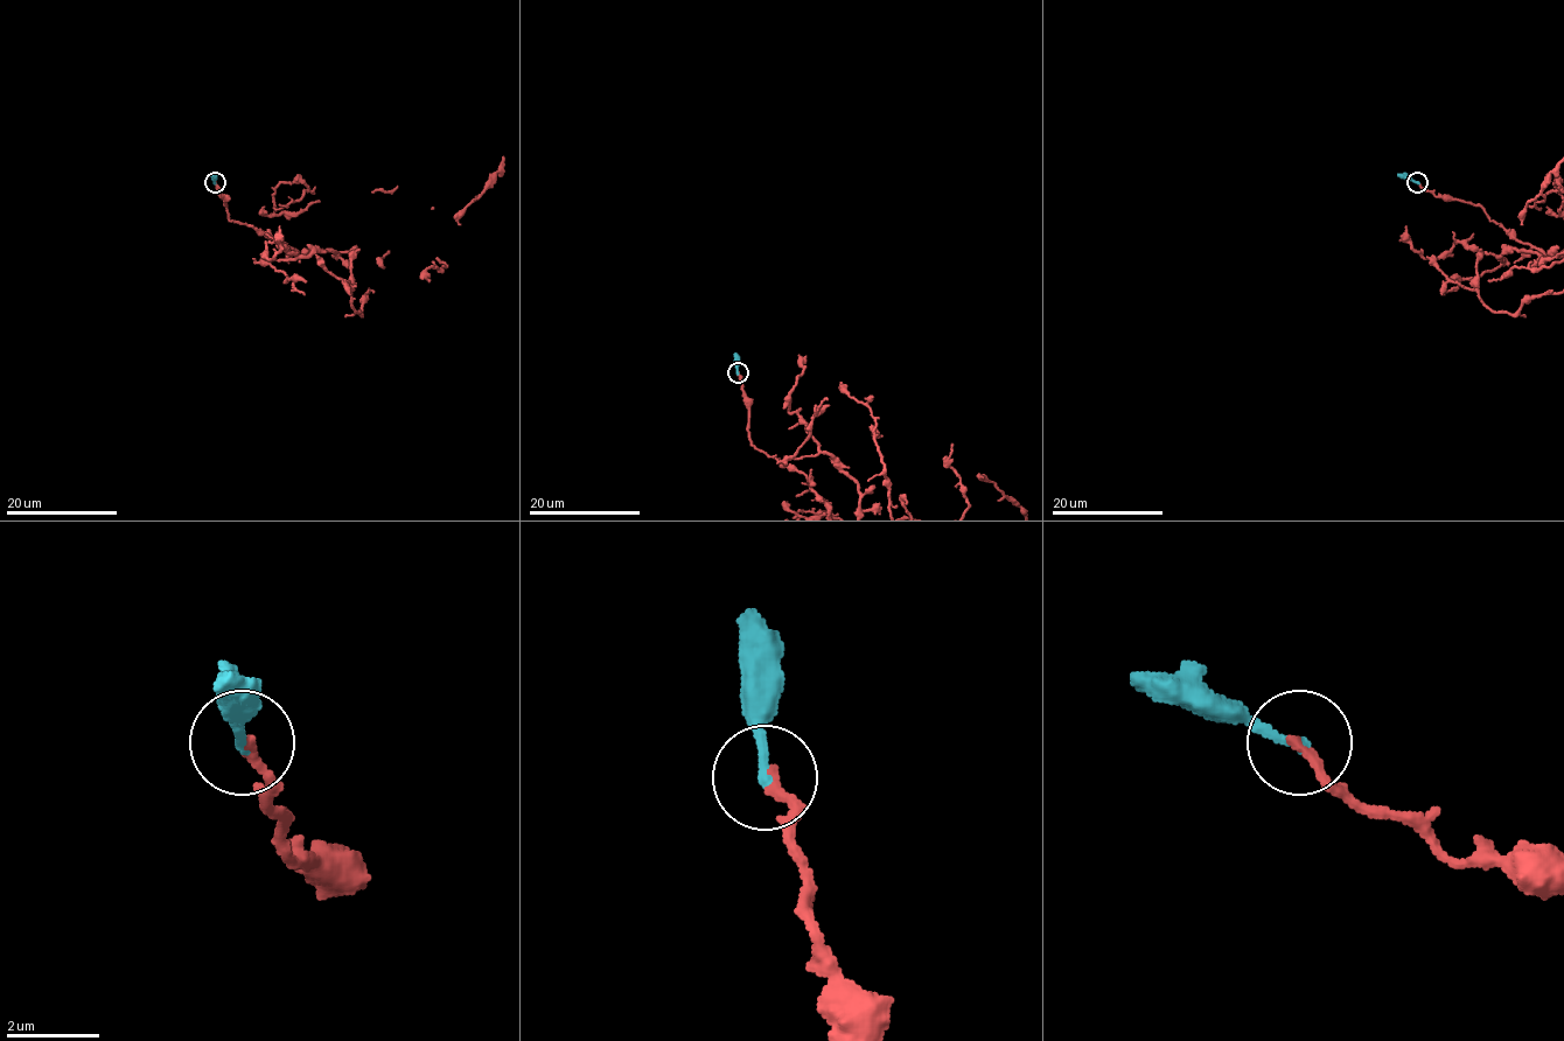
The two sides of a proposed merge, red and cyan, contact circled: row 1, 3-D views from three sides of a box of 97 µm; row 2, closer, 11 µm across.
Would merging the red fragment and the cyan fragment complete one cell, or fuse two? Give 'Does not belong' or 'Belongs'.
Belongs

